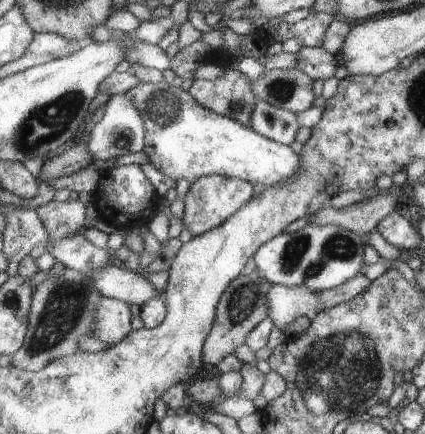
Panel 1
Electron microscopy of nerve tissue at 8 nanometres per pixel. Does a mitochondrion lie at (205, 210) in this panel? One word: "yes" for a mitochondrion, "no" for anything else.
no

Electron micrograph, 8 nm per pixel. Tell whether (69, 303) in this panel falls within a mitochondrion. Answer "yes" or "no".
yes

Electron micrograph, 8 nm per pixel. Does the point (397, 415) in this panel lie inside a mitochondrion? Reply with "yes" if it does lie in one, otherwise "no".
no

